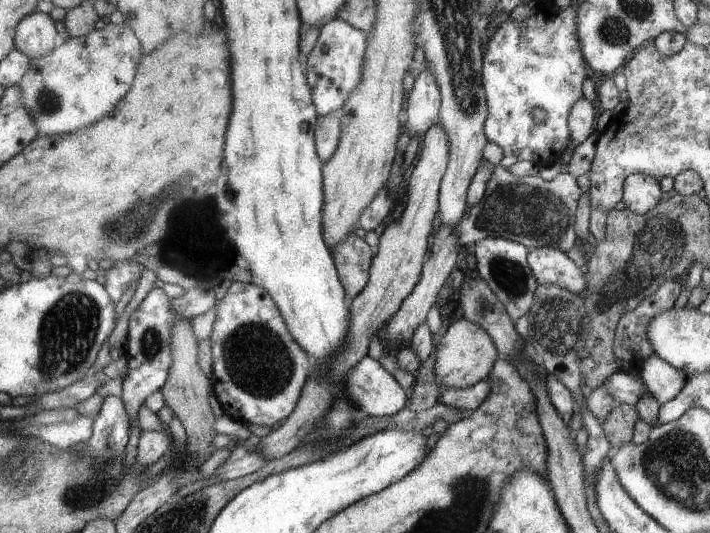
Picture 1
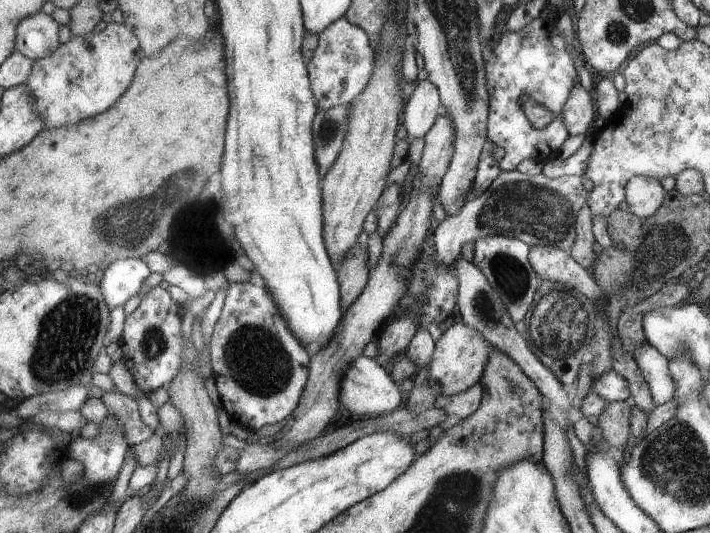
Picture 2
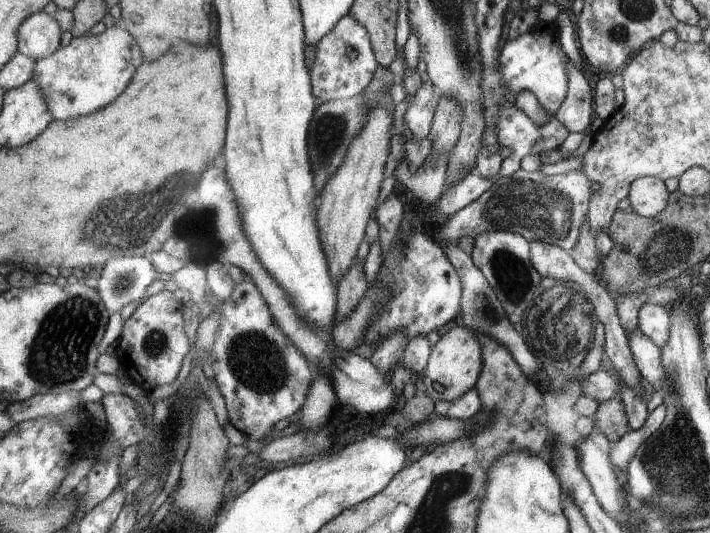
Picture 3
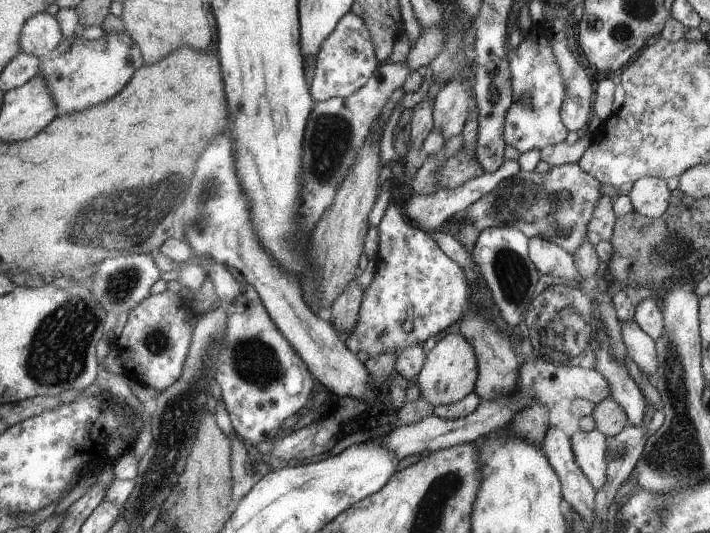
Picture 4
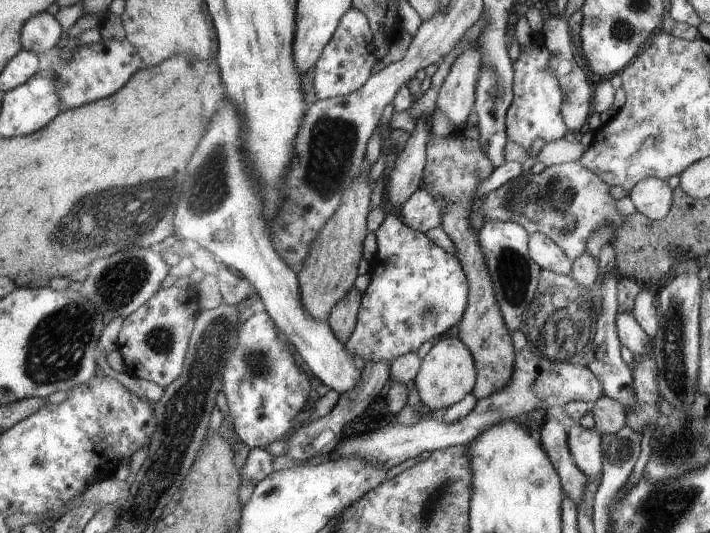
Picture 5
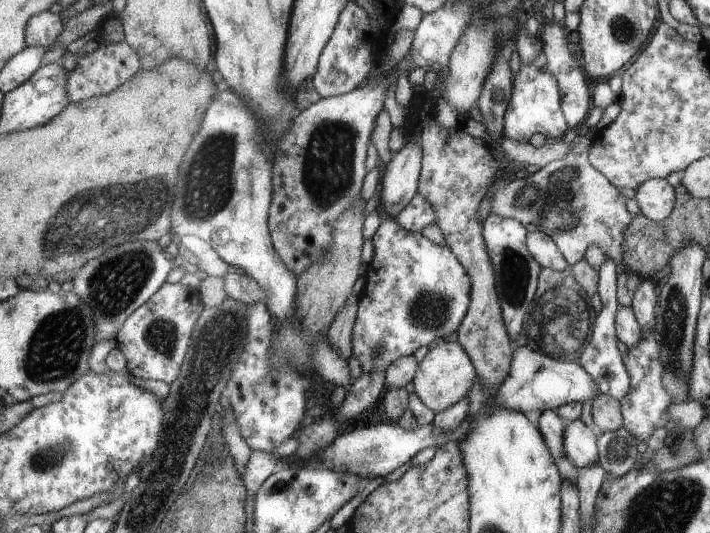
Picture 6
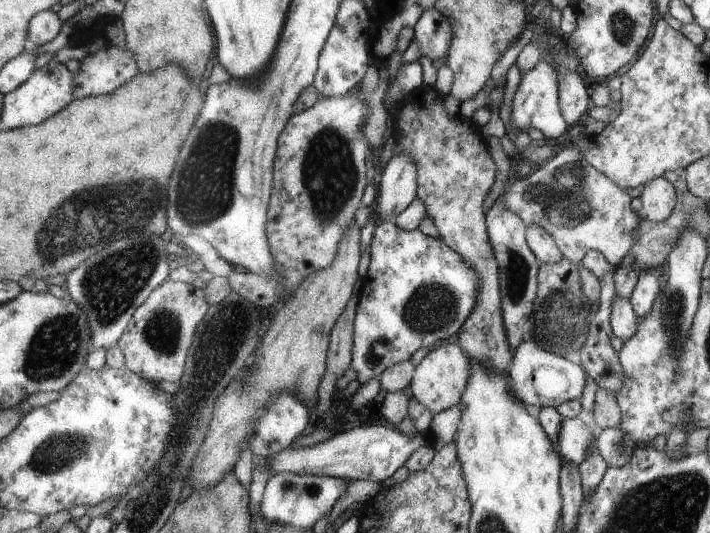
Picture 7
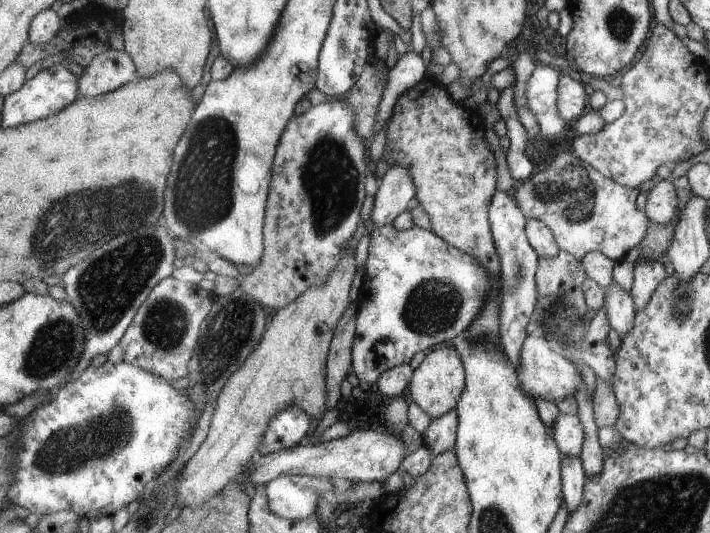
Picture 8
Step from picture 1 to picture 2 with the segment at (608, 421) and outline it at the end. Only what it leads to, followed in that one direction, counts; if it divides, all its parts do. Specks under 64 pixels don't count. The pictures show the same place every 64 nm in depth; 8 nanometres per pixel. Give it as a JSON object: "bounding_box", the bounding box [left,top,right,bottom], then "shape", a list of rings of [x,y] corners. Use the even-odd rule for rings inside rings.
{"bounding_box":[596,401,631,450],"shape":[[[613,401],[603,408],[605,412],[596,418],[604,441],[619,450],[630,441],[631,405],[629,401]]]}

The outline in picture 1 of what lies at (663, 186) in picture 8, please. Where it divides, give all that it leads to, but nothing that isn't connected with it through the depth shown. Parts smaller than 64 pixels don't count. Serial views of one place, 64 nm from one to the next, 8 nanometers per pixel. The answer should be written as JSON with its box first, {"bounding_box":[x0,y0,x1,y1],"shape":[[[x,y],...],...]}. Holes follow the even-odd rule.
{"bounding_box":[621,174,661,215],"shape":[[[631,174],[622,186],[621,204],[637,215],[652,210],[653,206],[659,203],[659,198],[661,190],[658,180],[645,174]]]}

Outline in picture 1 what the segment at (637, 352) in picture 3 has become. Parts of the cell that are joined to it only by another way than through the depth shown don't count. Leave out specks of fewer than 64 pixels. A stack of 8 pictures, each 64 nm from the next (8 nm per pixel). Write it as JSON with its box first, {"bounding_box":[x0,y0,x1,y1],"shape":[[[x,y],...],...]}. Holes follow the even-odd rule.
{"bounding_box":[639,353,684,405],"shape":[[[654,353],[643,363],[639,374],[646,390],[659,405],[672,400],[684,385],[684,376]]]}

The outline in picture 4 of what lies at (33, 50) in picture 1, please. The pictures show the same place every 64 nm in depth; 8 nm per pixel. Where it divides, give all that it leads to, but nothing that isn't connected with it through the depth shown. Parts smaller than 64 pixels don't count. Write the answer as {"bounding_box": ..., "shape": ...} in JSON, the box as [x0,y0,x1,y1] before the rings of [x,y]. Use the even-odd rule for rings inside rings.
{"bounding_box":[22,12,62,60],"shape":[[[49,12],[37,14],[22,29],[22,51],[43,60],[55,50],[62,40],[62,33],[56,16]]]}

